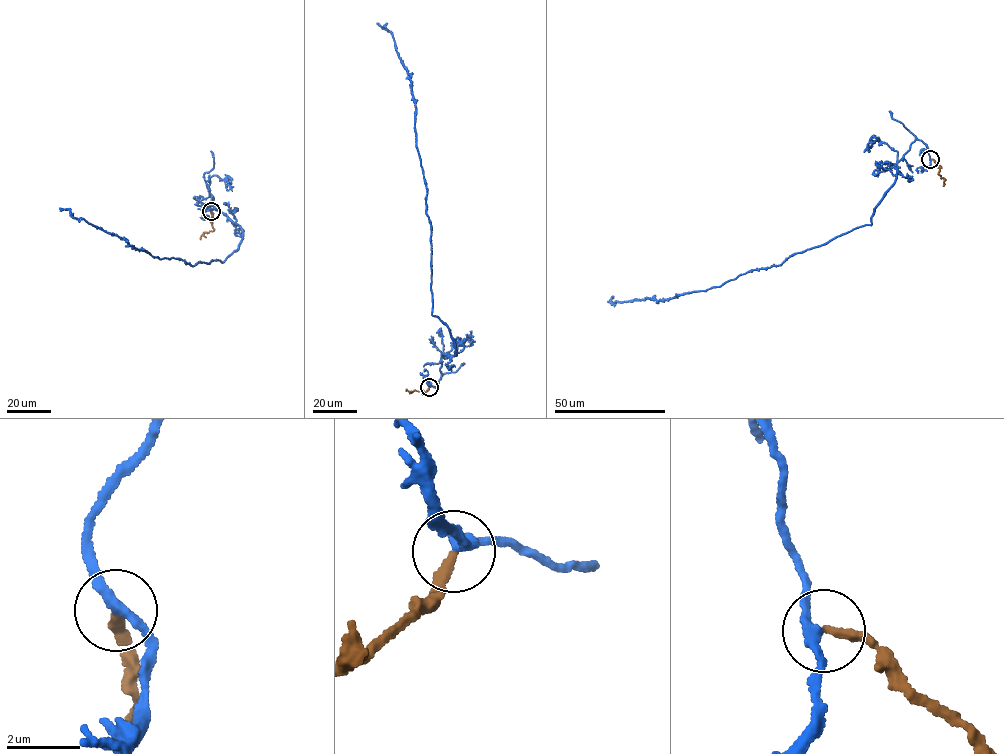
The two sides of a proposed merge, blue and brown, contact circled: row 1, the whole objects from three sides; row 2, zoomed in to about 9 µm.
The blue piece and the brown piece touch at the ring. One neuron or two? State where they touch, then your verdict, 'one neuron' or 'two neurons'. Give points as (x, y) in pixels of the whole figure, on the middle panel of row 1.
(429, 387) | two neurons

